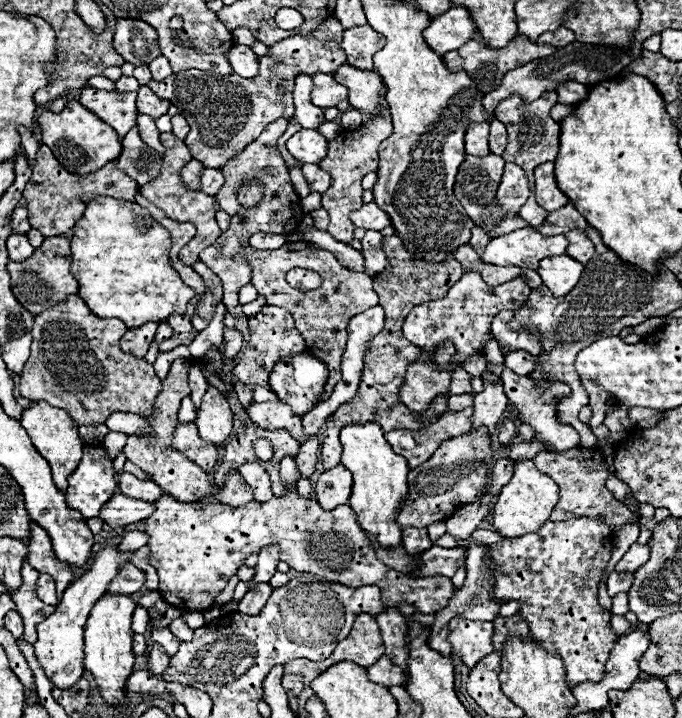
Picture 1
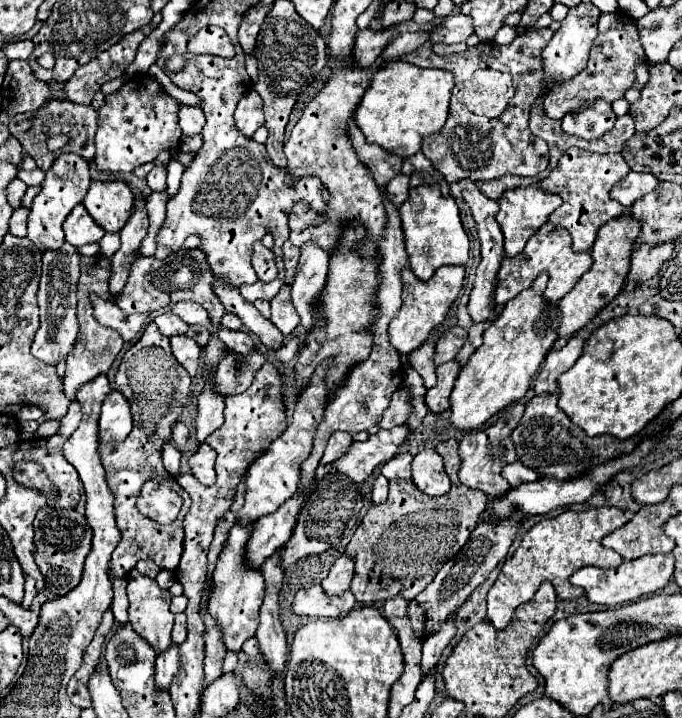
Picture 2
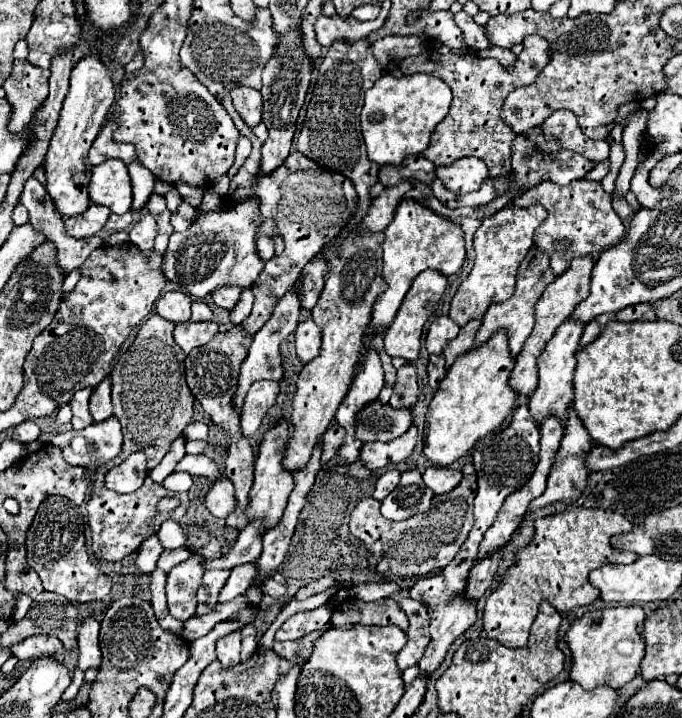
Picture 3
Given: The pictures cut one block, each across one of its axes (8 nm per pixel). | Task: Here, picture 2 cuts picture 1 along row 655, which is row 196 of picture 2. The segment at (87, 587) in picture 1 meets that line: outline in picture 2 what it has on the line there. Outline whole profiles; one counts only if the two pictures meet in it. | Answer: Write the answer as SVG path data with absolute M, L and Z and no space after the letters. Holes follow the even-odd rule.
M72 152L60 154L50 170L46 172L46 178L42 182L40 192L36 194L30 214L28 214L28 238L40 248L40 250L58 250L64 244L64 232L62 232L62 222L66 216L72 212L74 206L78 206L90 186L90 162L84 160L82 156L76 156Z

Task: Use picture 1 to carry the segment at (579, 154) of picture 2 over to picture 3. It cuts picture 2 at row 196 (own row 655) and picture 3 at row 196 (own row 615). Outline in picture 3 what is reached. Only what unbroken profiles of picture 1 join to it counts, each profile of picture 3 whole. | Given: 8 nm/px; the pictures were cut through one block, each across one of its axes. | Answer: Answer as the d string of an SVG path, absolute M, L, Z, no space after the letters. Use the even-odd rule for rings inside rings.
M544 180L518 196L518 200L512 200L512 206L518 208L528 208L534 204L544 206L548 212L545 222L534 233L534 244L542 252L550 254L550 268L554 276L568 270L574 258L596 252L600 256L604 250L616 246L624 238L624 224L612 208L612 196L602 190L600 182L576 180L568 186L558 186L552 180Z

